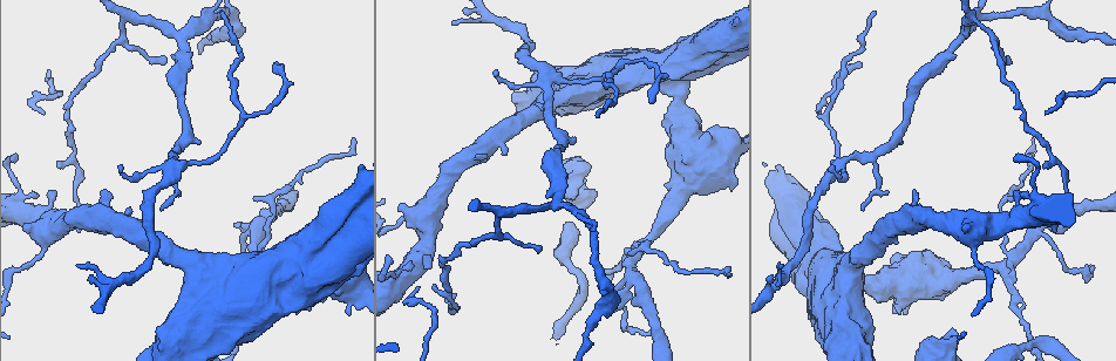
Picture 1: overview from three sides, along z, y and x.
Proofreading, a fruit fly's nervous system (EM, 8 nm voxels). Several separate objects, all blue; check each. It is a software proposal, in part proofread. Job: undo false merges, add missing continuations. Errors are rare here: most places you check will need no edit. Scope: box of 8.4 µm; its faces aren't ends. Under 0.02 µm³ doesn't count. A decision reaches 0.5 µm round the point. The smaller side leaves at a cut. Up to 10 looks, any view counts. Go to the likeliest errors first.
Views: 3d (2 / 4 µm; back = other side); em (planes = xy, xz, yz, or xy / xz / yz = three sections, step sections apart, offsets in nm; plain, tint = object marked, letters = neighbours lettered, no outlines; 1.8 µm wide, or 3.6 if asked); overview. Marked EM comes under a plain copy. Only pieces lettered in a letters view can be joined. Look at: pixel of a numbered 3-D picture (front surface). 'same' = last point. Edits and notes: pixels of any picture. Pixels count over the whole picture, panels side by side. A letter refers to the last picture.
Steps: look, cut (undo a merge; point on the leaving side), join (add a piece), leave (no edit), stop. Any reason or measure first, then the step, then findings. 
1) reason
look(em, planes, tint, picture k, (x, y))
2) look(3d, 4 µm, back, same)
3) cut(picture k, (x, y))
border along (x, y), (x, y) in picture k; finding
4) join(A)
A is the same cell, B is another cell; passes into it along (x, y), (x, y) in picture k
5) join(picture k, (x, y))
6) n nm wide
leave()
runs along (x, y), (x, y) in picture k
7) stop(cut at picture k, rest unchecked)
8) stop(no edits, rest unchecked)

look(3d, 4 µm, picture 1, (1004, 268))

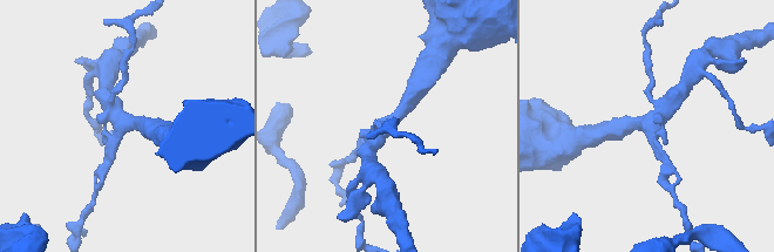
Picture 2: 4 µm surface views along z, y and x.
4 arms
look(em, xz, step 16, tint, picture 2, (122, 120))

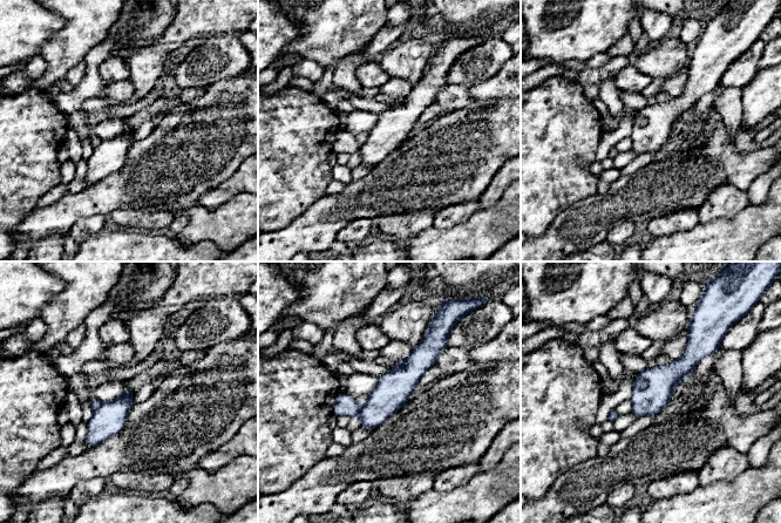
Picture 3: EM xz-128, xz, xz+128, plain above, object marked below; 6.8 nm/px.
look(em, planes, letters, same)

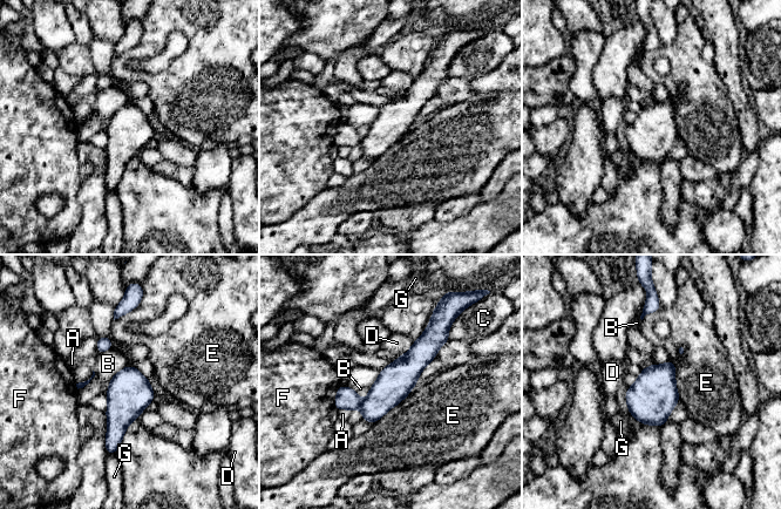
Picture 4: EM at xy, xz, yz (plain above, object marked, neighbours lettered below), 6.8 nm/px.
leave()
A, B, C, D, E, F and G are other cells; runs along (435, 332), (371, 404), (337, 405) in picture 4; all the same neuron

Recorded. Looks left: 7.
abrupt turn
look(em, 3.6 µm, yz, step 8, tint, picture 1, (301, 278))

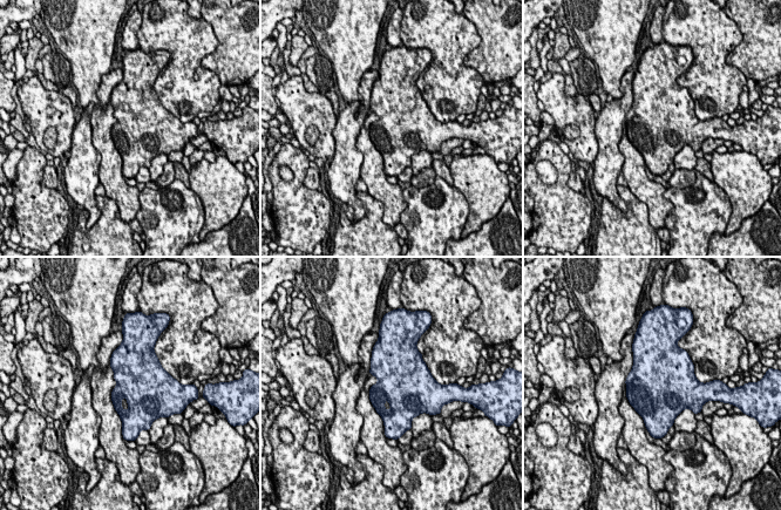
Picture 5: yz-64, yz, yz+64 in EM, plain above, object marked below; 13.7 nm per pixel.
look(em, 3.6 µm, planes, letters, same)

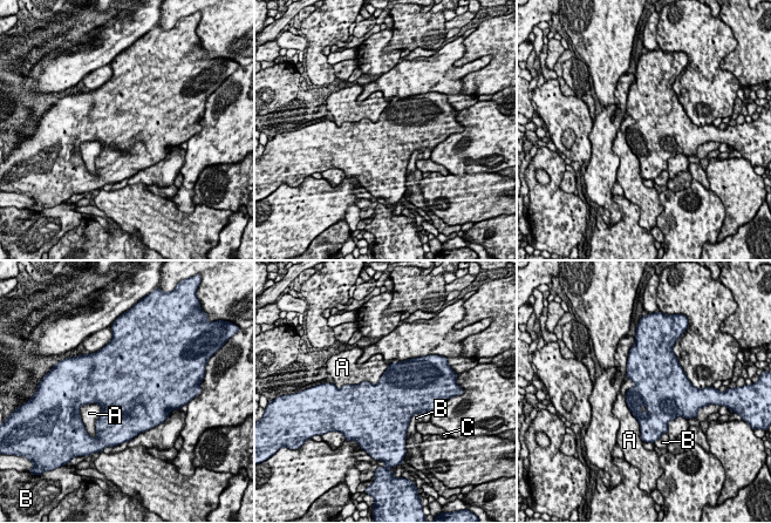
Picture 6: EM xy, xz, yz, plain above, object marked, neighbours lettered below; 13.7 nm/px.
leave()
A, B and C are other cells; border along (628, 377), (626, 405), (641, 432) in picture 6; continuous, no second neuron

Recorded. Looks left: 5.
thick end
look(3d, 4 µm, picture 1, (927, 337))

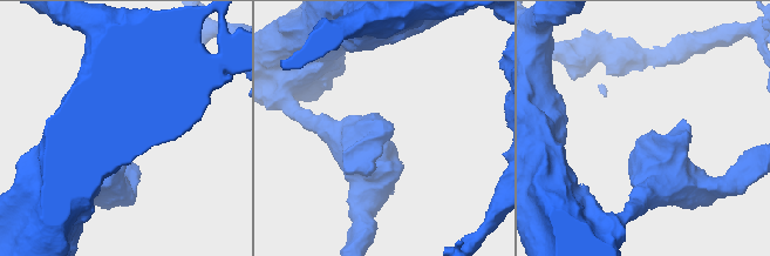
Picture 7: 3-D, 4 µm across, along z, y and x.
look(em, 3.6 µm, yz, step 8, letters, picture 7, (650, 133))

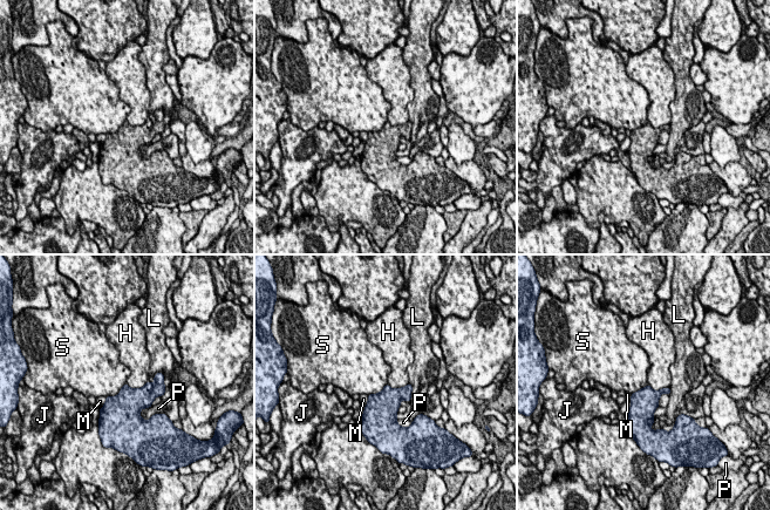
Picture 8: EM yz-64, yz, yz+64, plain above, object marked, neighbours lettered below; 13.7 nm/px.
240 nm wide; H touches over 320 nm
leave()
H, J, L, M, P and S are other cells; none of them fits

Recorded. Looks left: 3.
sudden change in width
look(3d, 4 µm, picture 1, (1085, 35))

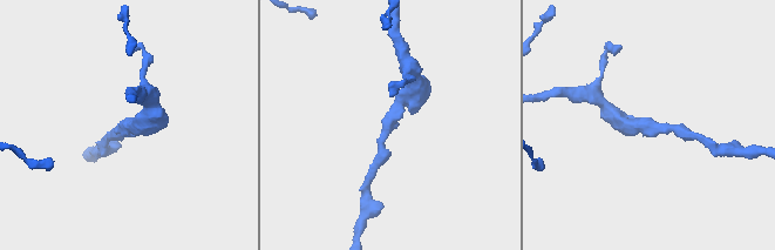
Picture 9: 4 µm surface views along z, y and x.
look(em, planes, letters, picture 9, (126, 123))

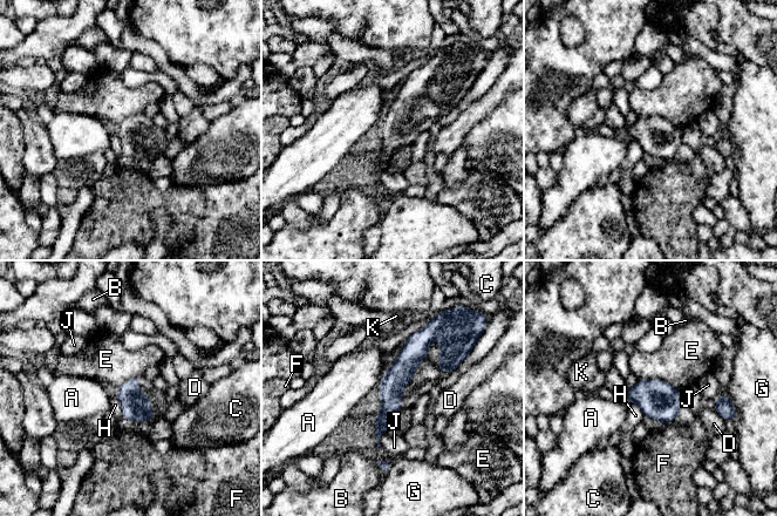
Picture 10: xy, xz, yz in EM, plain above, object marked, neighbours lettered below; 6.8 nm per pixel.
170 nm wide
leave()
A, B, C, D, E, F, G, H, J and K are other cells; border along (638, 380), (662, 379), (679, 389) in picture 10; continuous, no second neuron

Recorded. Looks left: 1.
stop(no edits, rest unchecked)

